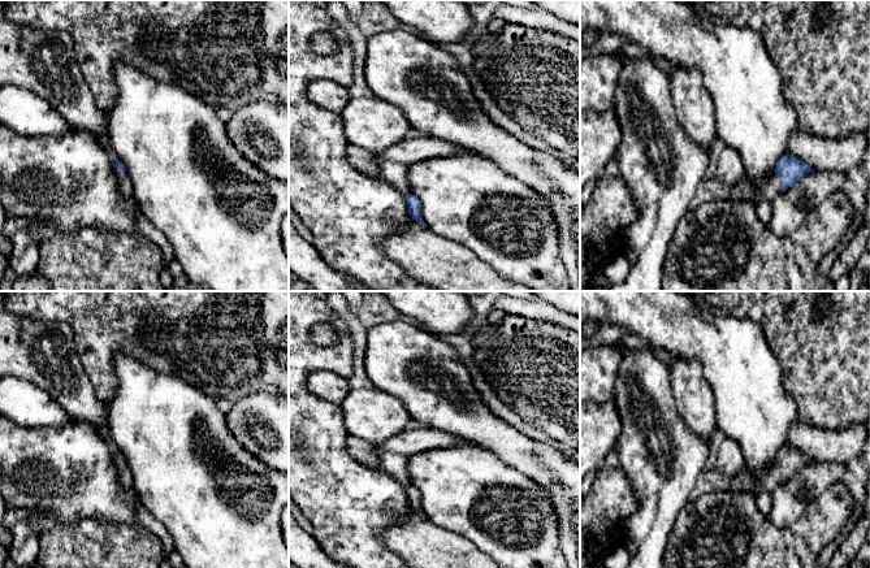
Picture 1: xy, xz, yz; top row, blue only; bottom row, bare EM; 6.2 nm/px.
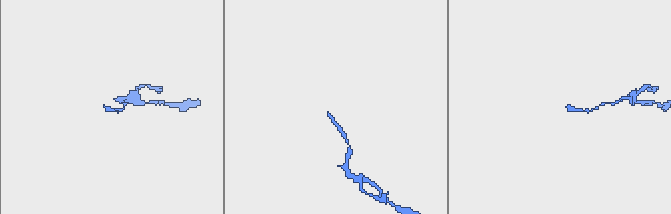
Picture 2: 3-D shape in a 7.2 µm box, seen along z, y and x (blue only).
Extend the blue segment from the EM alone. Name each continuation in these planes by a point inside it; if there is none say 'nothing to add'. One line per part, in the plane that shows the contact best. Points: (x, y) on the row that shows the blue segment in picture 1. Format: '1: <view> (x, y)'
1: yz (744, 190)

